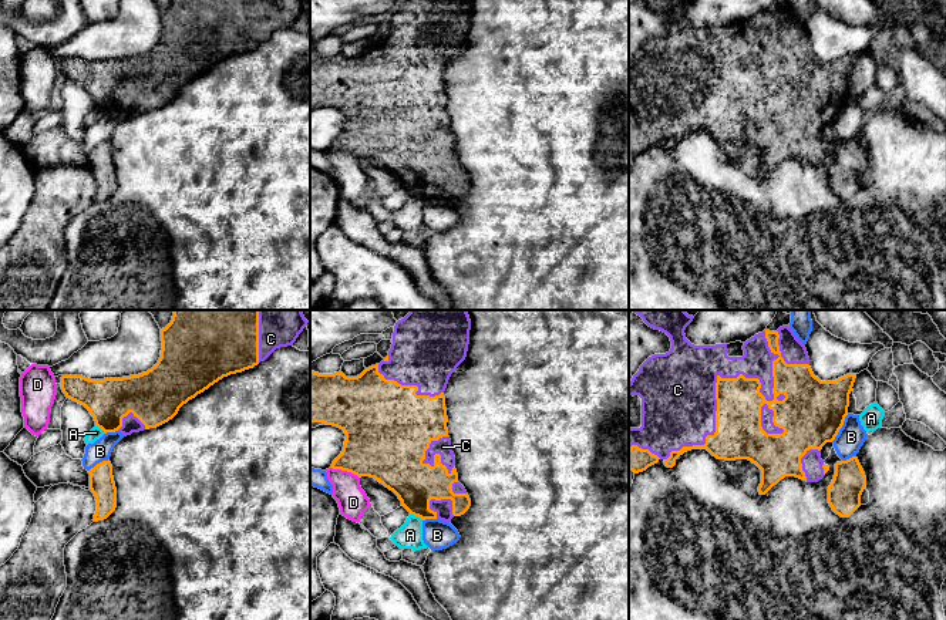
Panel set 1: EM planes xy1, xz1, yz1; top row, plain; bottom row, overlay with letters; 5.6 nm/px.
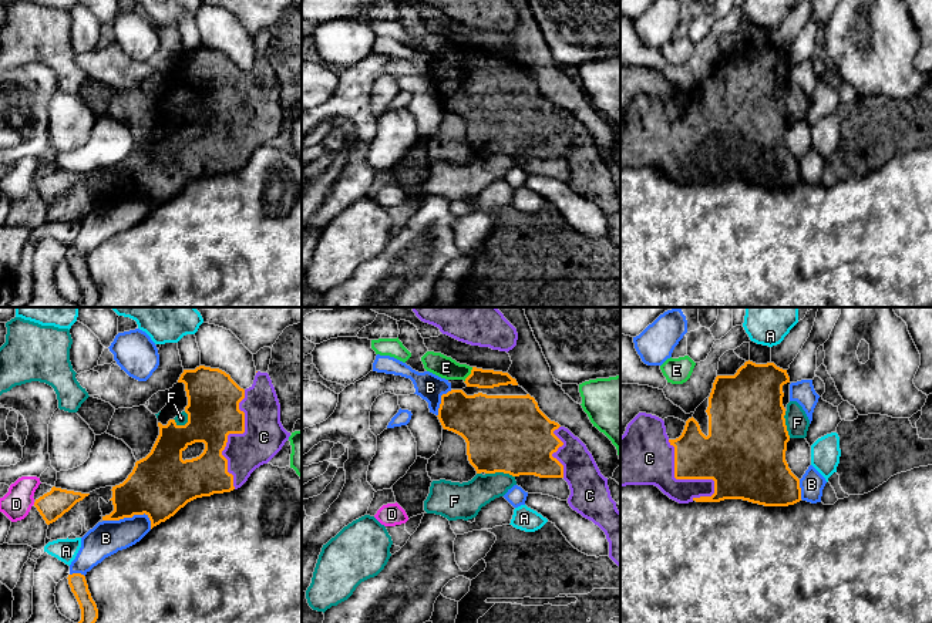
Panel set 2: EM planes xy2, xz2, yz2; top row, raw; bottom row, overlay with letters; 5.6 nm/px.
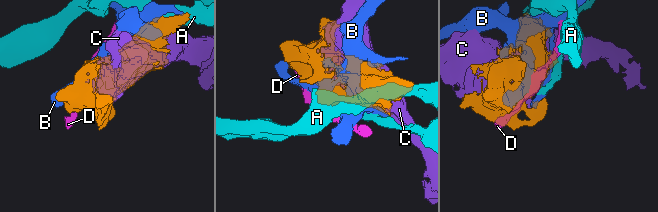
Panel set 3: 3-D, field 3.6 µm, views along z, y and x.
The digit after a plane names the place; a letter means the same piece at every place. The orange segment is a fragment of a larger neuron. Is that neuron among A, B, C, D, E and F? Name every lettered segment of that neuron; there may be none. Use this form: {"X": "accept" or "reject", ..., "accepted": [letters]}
{"A": "reject", "B": "reject", "C": "accept", "D": "reject", "E": "reject", "F": "reject", "accepted": ["C"]}

